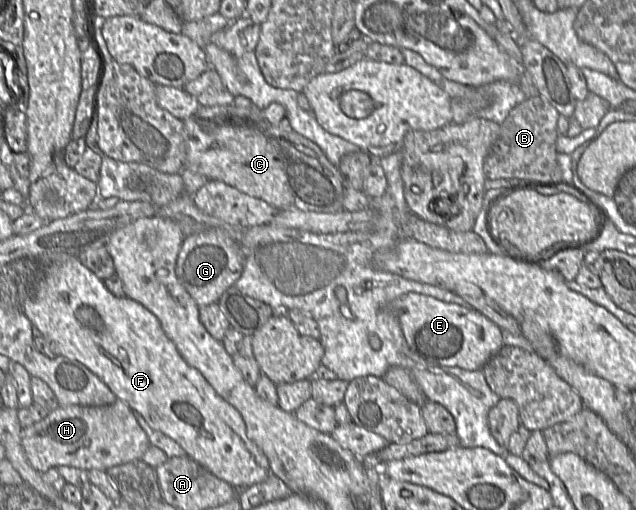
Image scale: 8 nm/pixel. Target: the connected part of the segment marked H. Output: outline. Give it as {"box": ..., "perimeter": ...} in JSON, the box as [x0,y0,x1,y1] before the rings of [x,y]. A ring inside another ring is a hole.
{"box":[21,399,150,473],"perimeter":[[[119,399],[105,406],[58,406],[39,422],[21,429],[21,441],[29,464],[39,473],[60,466],[106,471],[140,460],[150,445],[133,410]]]}

